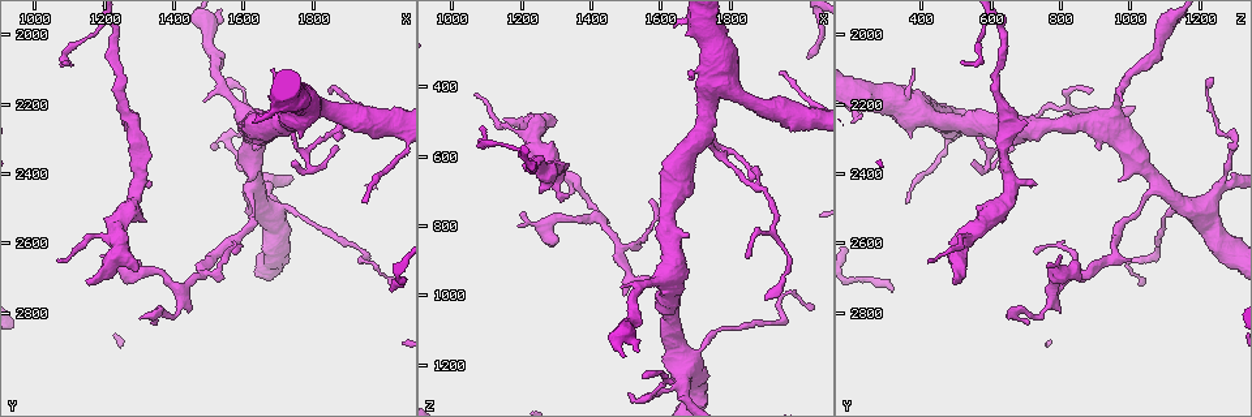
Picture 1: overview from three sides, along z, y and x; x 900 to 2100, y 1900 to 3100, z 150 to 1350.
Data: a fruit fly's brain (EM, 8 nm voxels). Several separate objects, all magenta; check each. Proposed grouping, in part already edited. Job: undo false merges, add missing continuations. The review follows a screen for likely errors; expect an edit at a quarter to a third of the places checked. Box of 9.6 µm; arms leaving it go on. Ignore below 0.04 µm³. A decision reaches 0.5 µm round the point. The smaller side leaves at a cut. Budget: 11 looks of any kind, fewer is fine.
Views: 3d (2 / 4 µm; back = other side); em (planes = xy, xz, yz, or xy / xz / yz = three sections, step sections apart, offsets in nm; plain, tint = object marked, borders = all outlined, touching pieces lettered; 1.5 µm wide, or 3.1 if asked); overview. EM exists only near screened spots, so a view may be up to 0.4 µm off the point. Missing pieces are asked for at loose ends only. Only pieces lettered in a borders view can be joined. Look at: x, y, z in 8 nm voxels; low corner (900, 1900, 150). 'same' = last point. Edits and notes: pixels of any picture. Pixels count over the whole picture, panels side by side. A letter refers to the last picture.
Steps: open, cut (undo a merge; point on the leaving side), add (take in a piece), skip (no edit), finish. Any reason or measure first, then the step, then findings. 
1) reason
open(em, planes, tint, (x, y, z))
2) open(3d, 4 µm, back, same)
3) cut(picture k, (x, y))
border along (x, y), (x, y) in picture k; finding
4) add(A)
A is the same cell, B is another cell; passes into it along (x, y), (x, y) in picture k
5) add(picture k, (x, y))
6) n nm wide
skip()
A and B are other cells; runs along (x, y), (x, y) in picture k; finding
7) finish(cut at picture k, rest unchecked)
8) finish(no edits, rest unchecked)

thin arm on a thick one
open(em, planes, tint, (1640, 2260, 890))

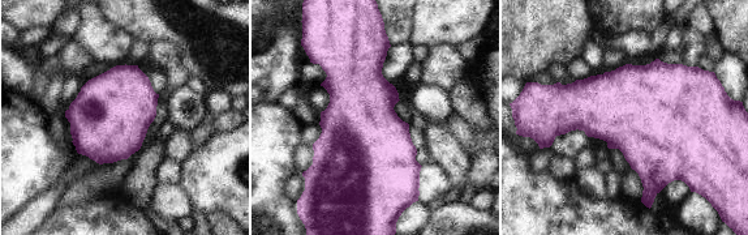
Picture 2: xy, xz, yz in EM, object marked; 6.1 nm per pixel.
open(em, planes, borders, same)

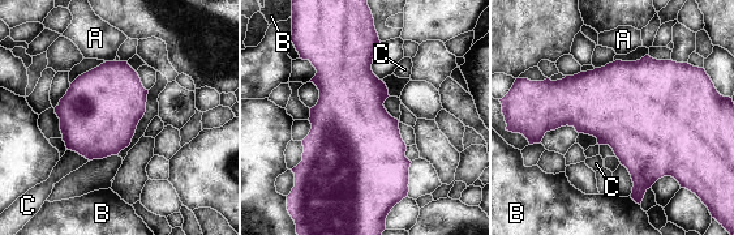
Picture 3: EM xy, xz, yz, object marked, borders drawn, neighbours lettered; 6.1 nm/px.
480 nm wide
skip()
A, B and C are other cells; all the same cell

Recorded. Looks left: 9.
thin end
open(em, yz, step 4, borders, (1520, 2320, 1280))

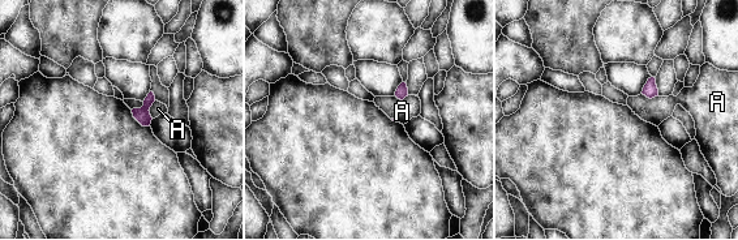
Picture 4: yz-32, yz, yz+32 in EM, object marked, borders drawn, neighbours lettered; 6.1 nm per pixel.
skip()
A is another cell; border along (155, 101), (149, 110), (151, 118) in picture 4; no lettered piece goes on from it

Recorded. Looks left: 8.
tapers out
open(3d, 2 µm, (1890, 2210, 1000))

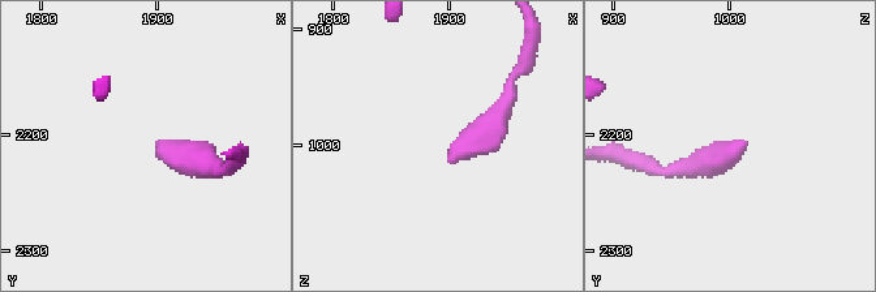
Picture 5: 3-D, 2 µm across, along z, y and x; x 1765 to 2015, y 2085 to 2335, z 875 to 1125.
open(em, planes, borders, (1900, 2208, 1010))

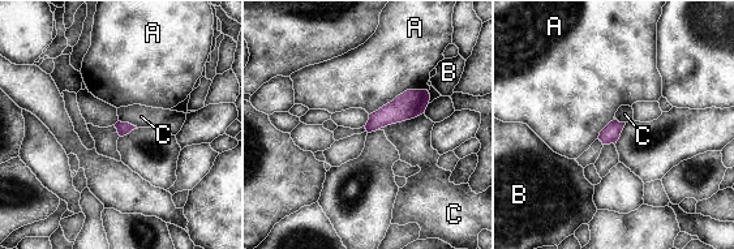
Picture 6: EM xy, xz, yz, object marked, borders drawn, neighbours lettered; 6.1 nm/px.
80 nm wide
skip()
A, B and C are other cells; none of them fits

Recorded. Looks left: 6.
open(em, xy, step 4, borders, (2040, 2710, 1030))

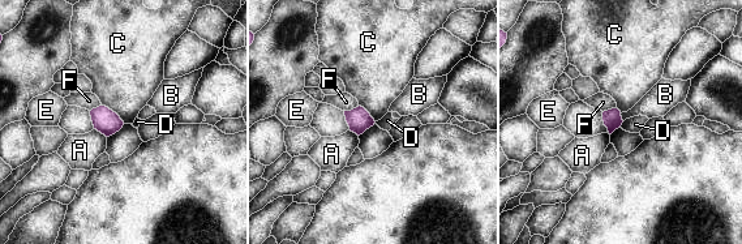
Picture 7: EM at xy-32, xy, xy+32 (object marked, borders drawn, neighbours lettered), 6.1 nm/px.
open(em, planes, borders, same)

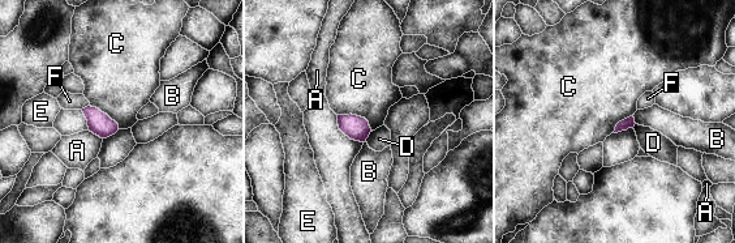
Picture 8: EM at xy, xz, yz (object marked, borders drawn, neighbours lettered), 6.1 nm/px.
skip()
A, B, C, D, E and F are other cells; border along (338, 114), (360, 115), (372, 129) in picture 8; no lettered piece goes on from it

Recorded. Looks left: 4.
finish(no edits, rest unchecked)

